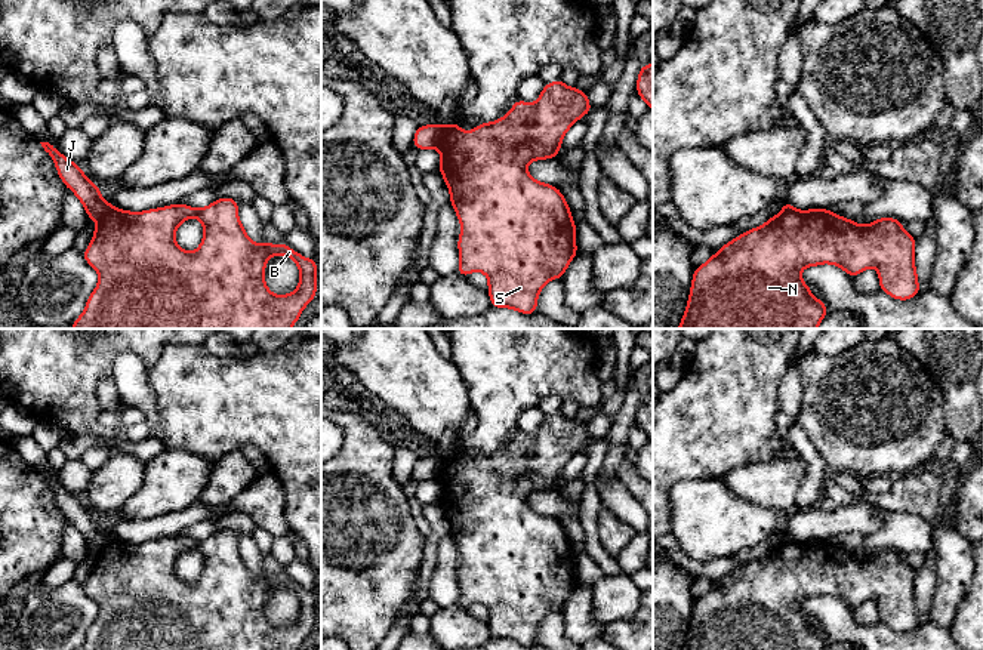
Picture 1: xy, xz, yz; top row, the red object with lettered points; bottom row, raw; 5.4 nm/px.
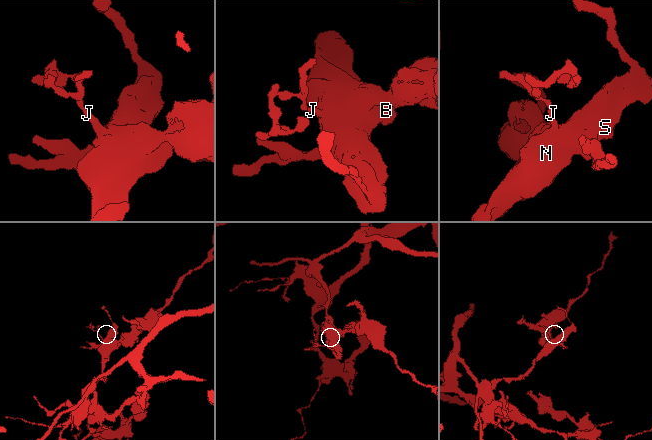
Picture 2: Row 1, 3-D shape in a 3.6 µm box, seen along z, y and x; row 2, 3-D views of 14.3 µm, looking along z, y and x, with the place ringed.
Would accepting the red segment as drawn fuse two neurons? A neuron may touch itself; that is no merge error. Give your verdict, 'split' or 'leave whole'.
split

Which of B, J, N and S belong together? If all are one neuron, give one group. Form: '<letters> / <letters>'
B N S / J

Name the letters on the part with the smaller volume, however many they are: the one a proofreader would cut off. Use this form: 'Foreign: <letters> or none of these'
Foreign: J

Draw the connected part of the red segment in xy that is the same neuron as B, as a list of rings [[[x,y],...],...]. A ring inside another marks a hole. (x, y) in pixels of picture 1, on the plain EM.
[[[228,529],[203,540],[182,535],[138,545],[111,540],[99,551],[83,589],[98,603],[99,612],[78,650],[299,650],[317,626],[317,592],[302,588],[286,574],[252,573],[240,555],[238,533]],[[191,549],[197,549],[204,558],[201,576],[195,583],[181,580],[175,572],[176,560]],[[277,586],[293,591],[301,603],[298,620],[283,628],[271,625],[265,616],[265,597]]]

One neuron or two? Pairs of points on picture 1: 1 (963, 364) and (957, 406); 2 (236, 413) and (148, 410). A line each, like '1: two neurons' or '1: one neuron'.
1: one neuron
2: two neurons

